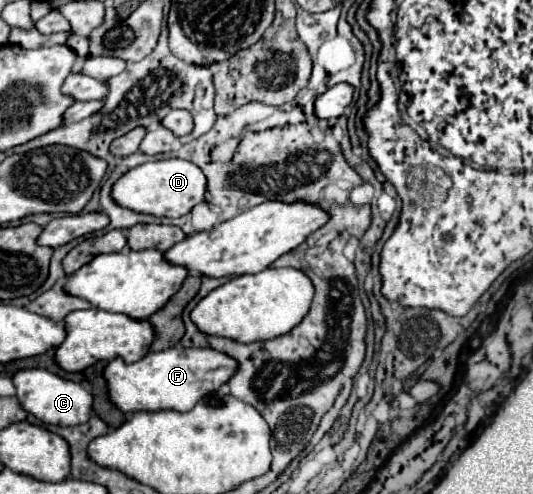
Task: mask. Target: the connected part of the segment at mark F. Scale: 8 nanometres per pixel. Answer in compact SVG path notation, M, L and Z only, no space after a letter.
M175 345L159 353L147 353L137 363L125 363L123 359L113 359L103 377L109 385L111 401L123 411L159 411L159 409L175 409L189 411L201 397L211 391L217 391L223 383L227 383L239 369L239 363L227 353L219 353L211 347L183 347Z

